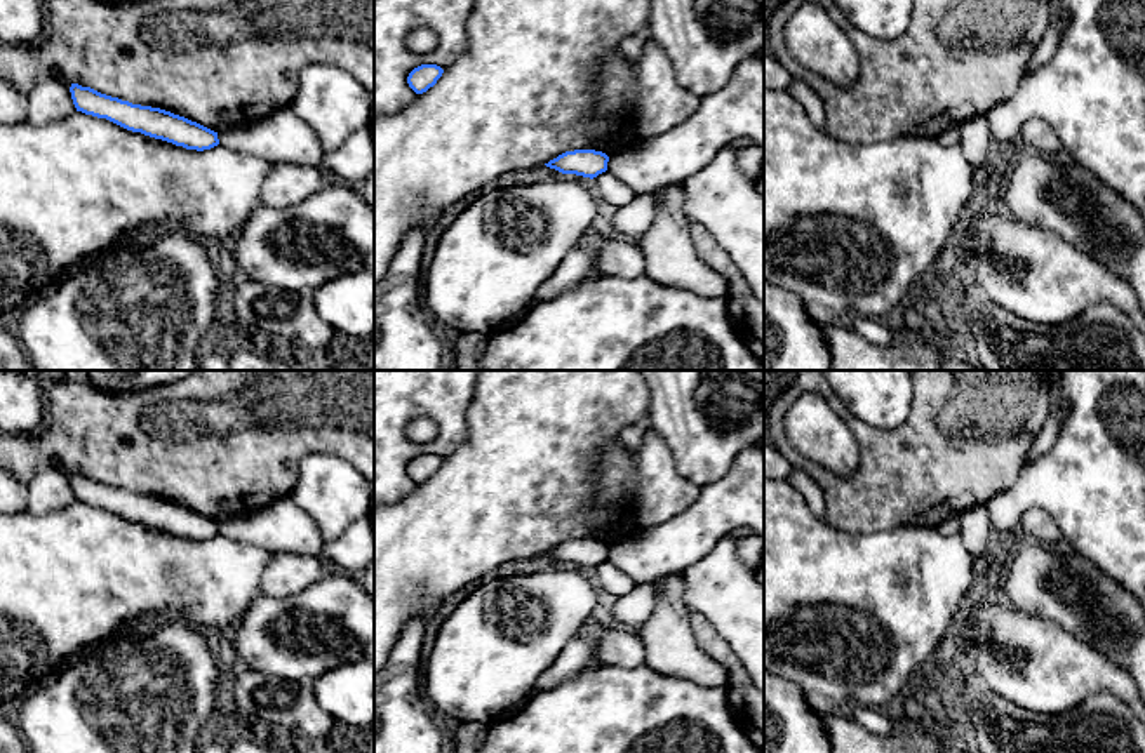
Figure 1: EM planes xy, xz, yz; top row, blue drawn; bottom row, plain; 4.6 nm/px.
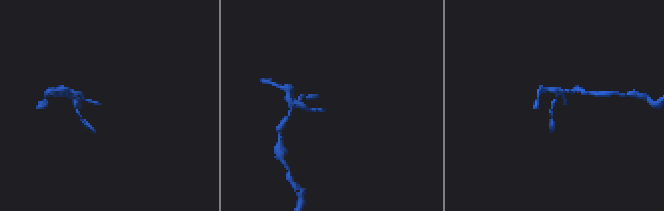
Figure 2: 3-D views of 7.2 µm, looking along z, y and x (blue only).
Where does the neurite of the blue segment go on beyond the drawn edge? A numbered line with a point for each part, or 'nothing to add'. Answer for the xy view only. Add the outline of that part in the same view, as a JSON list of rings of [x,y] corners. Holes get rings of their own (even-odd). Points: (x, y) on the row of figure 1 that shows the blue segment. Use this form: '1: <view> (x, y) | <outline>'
nothing to add

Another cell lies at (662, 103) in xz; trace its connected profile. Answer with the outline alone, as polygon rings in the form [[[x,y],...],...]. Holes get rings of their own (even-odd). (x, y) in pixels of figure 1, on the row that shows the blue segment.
[[[651,38],[642,49],[637,77],[637,130],[644,139],[682,125],[700,108],[701,97],[679,85],[668,56]]]

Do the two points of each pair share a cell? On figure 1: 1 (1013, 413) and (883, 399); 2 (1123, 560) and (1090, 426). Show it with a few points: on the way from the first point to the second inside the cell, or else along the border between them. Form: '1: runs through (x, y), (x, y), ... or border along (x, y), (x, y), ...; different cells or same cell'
1: border along (914, 388), (909, 414), (895, 426), (879, 428); different cells
2: runs through (1123, 527), (1123, 459); same cell

